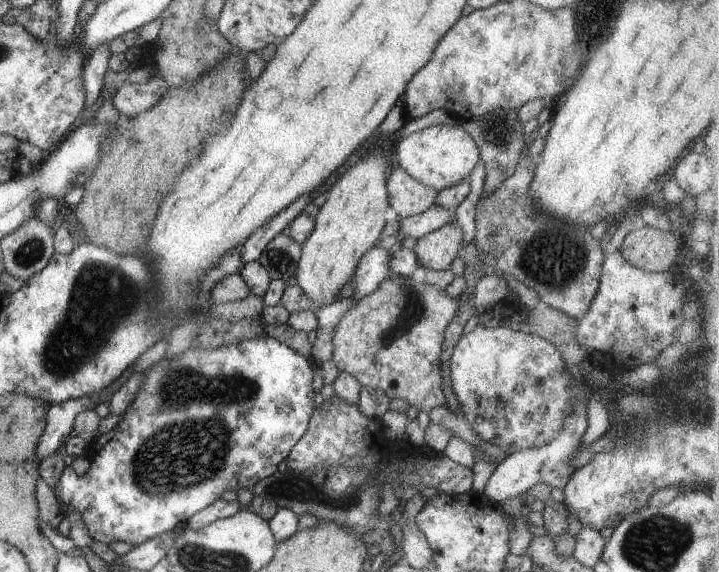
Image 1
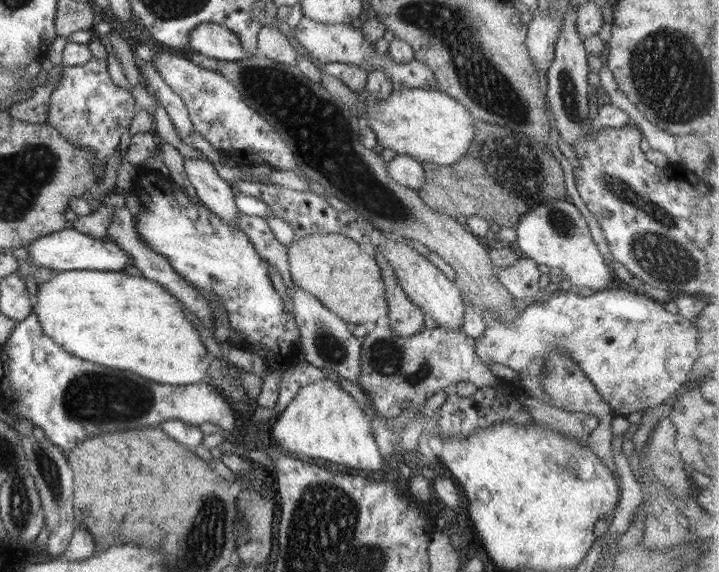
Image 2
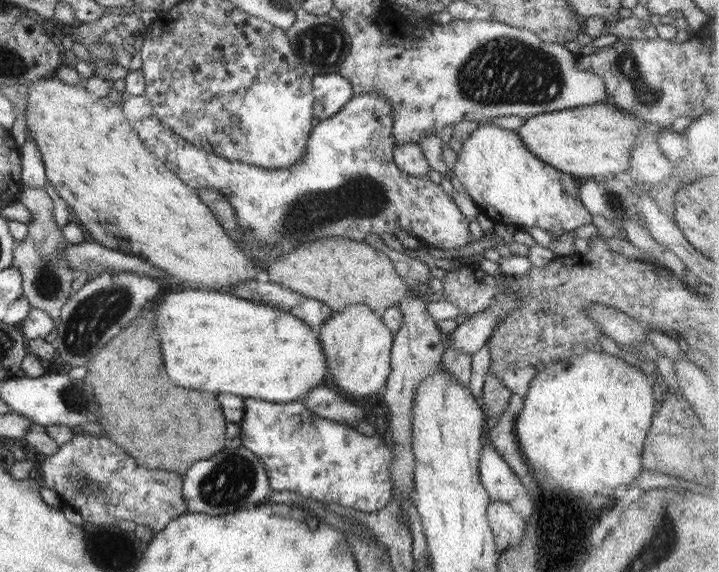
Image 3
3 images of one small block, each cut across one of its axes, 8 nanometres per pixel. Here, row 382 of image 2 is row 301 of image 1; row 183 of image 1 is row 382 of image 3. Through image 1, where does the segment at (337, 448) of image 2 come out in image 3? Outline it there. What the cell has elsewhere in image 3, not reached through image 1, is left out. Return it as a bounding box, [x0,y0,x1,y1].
[320,304,393,398]

